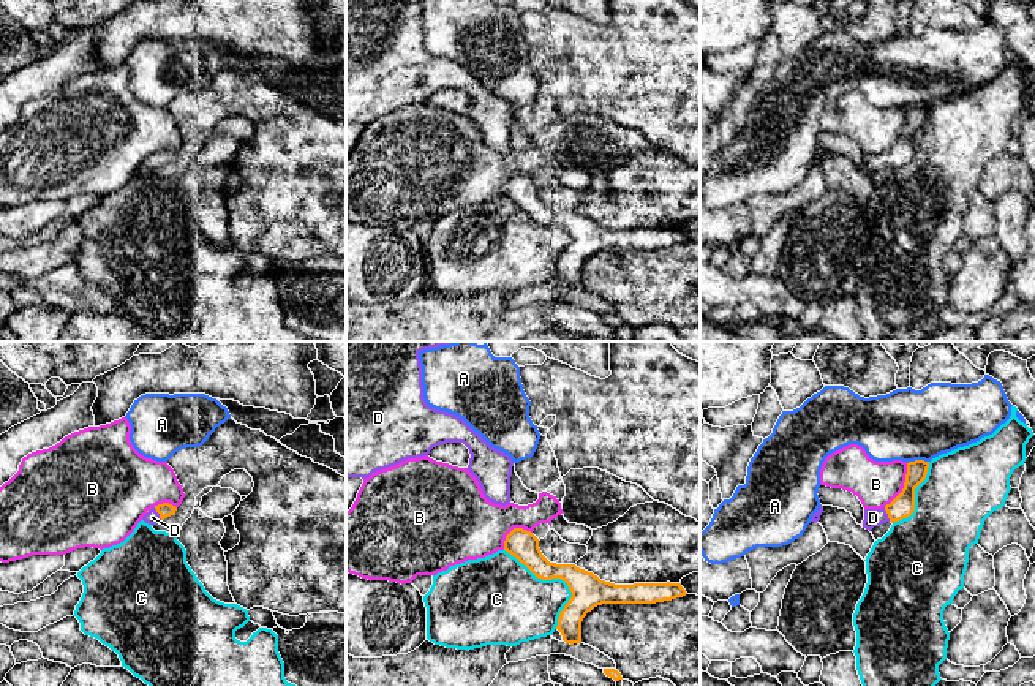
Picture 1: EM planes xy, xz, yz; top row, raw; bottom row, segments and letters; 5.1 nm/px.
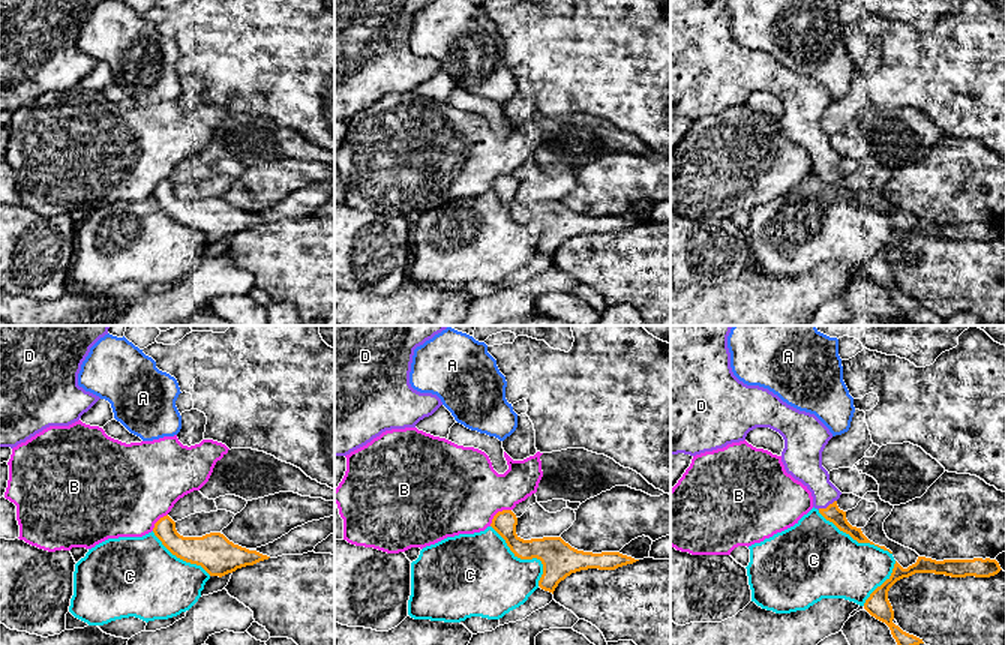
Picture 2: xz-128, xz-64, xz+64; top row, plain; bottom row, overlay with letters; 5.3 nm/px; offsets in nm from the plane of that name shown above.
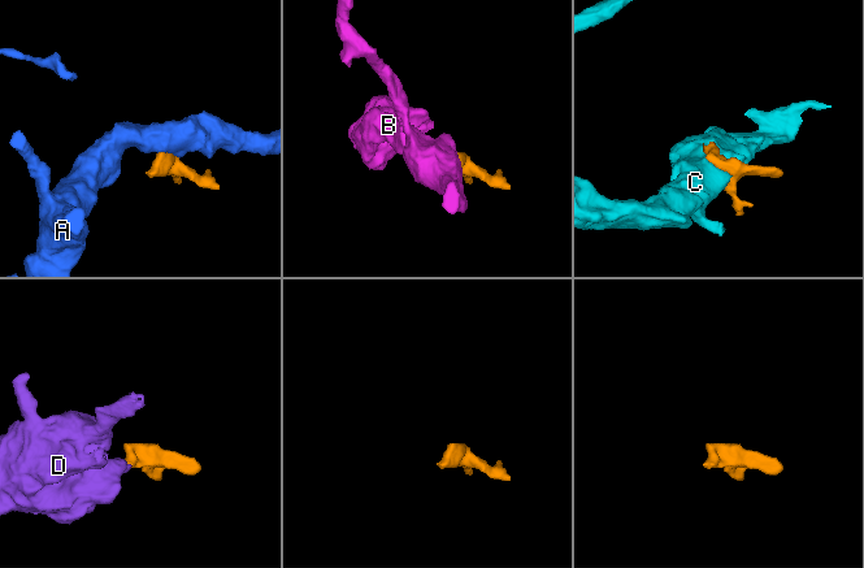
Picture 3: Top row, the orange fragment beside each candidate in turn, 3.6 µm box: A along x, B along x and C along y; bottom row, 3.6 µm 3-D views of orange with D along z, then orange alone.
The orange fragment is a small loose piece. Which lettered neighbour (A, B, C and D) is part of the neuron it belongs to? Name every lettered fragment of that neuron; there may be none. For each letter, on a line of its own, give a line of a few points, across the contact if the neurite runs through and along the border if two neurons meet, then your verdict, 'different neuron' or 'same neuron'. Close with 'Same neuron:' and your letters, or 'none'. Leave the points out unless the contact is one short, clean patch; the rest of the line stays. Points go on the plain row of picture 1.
A: different neuron
B: line yz (907, 109), (904, 133), (884, 152); different neuron
C: different neuron
D: line xy (165, 155), (158, 158), (152, 163); same neuron
Same neuron: D

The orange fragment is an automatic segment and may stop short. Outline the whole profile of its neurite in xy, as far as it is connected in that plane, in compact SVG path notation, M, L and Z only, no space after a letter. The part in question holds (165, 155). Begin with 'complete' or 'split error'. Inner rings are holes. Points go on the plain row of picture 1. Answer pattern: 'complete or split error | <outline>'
split error | M163 149L158 150L155 153L152 153L144 163L142 166L149 171L156 171L160 168L163 168L164 164L174 161L177 156L175 152L169 150L169 149Z

